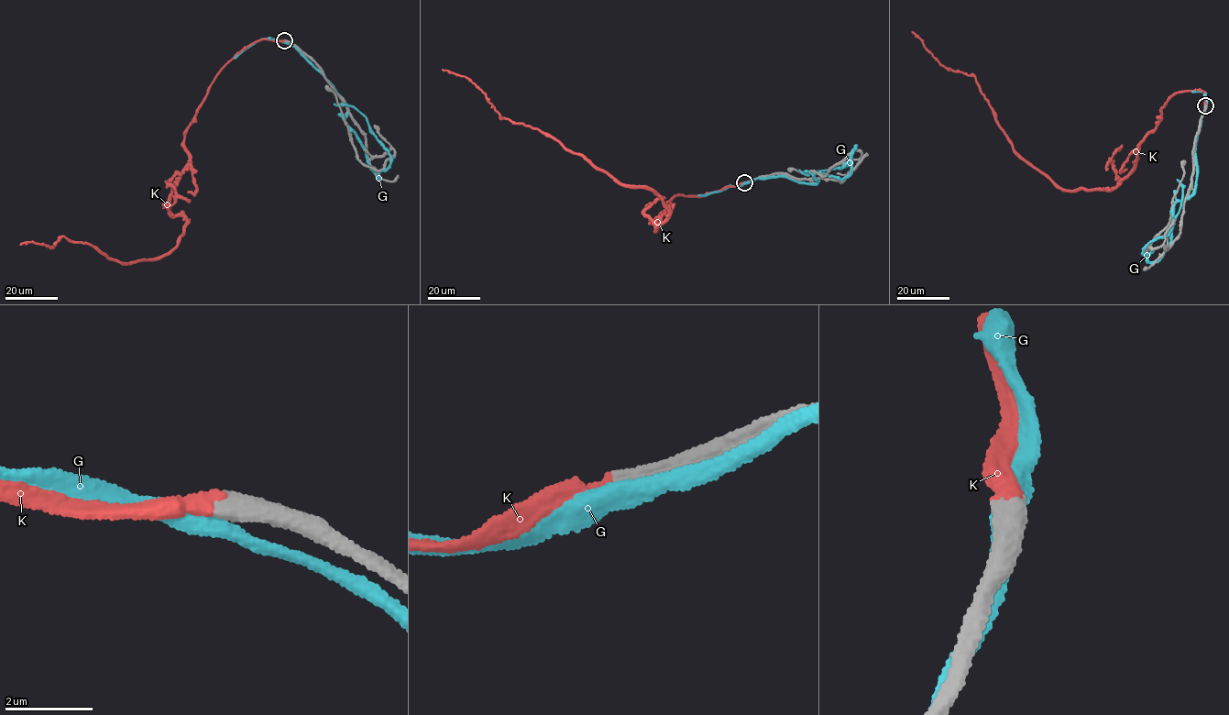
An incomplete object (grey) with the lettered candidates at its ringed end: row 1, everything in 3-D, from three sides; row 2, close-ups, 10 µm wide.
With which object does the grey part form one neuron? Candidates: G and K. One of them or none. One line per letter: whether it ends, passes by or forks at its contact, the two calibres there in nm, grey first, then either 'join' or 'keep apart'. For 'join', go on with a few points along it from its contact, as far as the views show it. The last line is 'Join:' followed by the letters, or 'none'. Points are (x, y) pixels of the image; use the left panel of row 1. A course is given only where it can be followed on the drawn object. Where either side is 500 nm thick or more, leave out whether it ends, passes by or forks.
G: calibres 550 and 440 nm; keep apart
K: calibres 550 and 400 nm; join; course (284, 40), (243, 49), (210, 85), (169, 251), (127, 264), (65, 236), (20, 245)
Join: K

